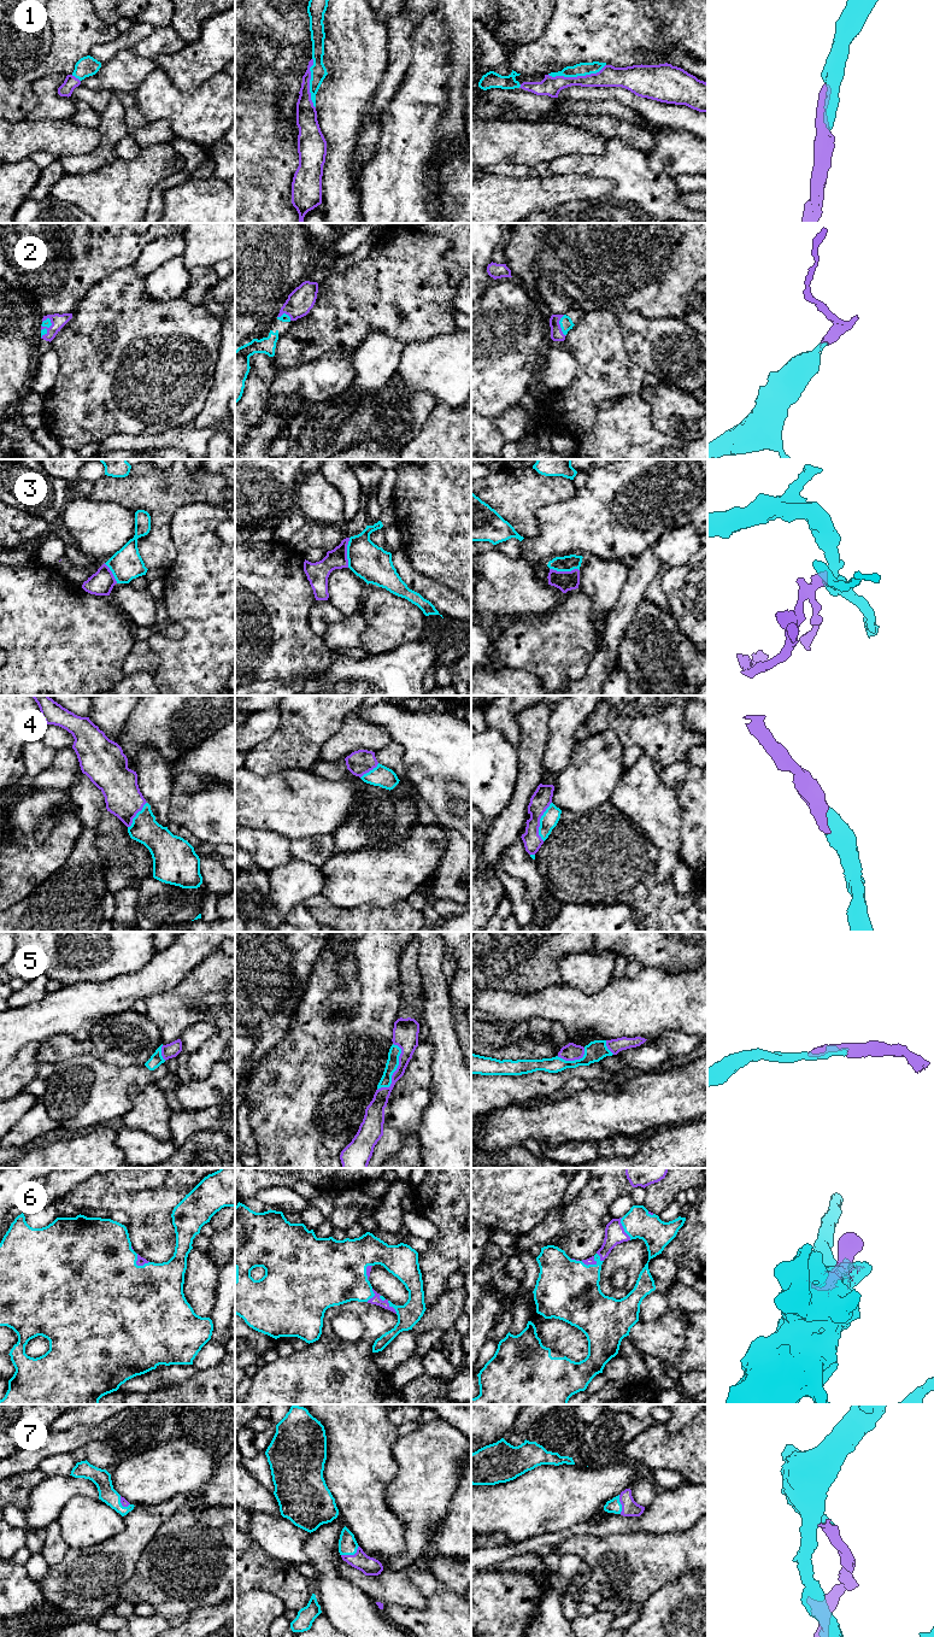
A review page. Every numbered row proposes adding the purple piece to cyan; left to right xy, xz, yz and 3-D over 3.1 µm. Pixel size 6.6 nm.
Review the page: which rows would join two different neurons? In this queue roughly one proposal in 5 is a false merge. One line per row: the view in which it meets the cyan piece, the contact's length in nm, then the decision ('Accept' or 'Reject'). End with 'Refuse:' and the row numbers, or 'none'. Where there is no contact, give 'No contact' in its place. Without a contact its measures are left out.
1: Touches cyan in yz. Shared border 400 nm. Accept
2: Touches cyan in yz. Shared border 140 nm. Accept
3: Touches cyan in xz. Shared border 200 nm. Reject
4: Touches cyan in yz. Shared border 280 nm. Accept
5: Touches cyan in xz. Shared border 340 nm. Accept
6: Touches cyan in yz. Shared border 170 nm. Accept
7: Touches cyan in xz. Shared border 140 nm. Accept
Refuse: 3

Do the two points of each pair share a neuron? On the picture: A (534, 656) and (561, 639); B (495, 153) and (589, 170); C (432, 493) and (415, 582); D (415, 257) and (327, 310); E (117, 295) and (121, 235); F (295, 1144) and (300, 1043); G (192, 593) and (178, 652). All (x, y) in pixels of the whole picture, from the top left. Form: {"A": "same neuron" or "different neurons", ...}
{"A": "same neuron", "B": "different neurons", "C": "different neurons", "D": "same neuron", "E": "different neurons", "F": "same neuron", "G": "same neuron"}

